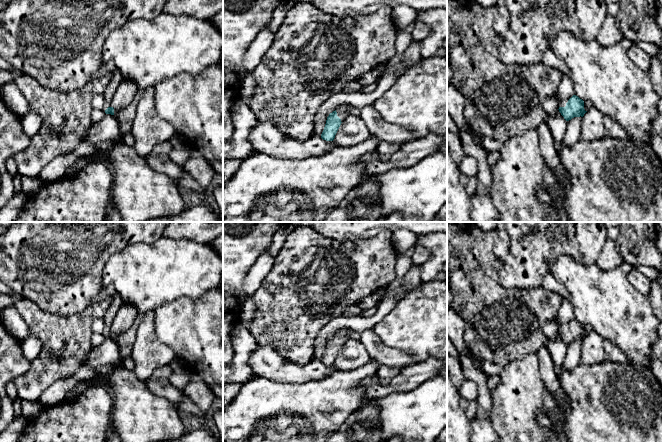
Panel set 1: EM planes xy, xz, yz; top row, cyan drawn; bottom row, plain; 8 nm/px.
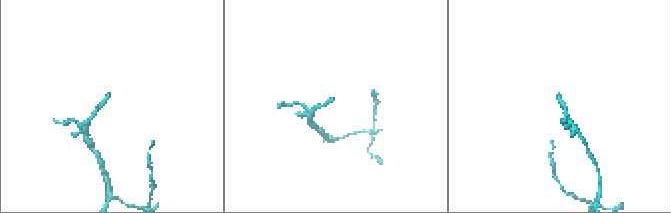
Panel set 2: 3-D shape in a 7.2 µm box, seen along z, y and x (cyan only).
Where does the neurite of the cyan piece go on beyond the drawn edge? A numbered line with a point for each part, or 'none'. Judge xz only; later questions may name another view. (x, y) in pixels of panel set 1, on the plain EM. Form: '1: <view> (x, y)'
1: xz (342, 335)

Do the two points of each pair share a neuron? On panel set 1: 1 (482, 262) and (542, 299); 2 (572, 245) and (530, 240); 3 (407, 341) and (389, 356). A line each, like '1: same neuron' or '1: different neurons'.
1: same neuron
2: same neuron
3: different neurons

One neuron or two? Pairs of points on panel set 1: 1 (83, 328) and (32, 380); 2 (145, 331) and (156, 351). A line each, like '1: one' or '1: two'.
1: one
2: one

